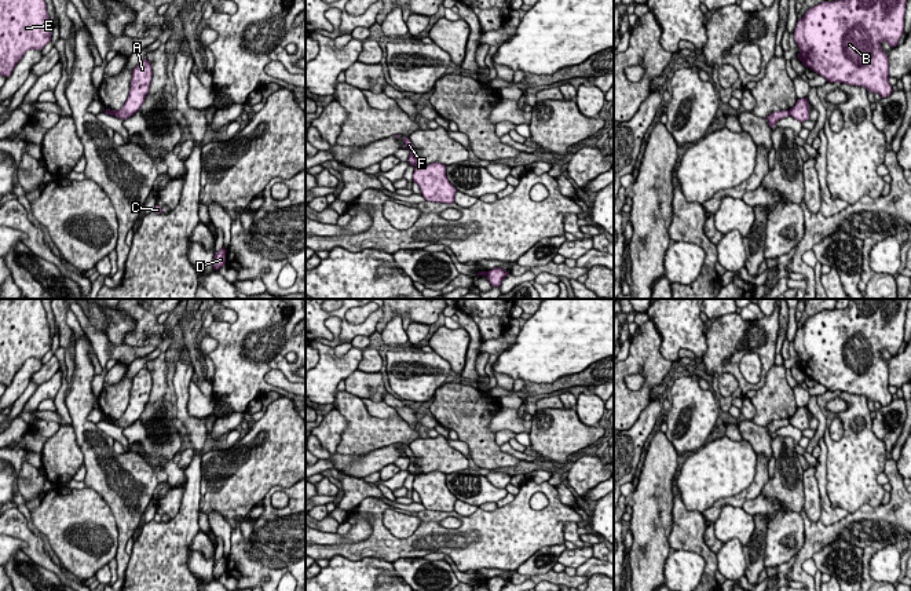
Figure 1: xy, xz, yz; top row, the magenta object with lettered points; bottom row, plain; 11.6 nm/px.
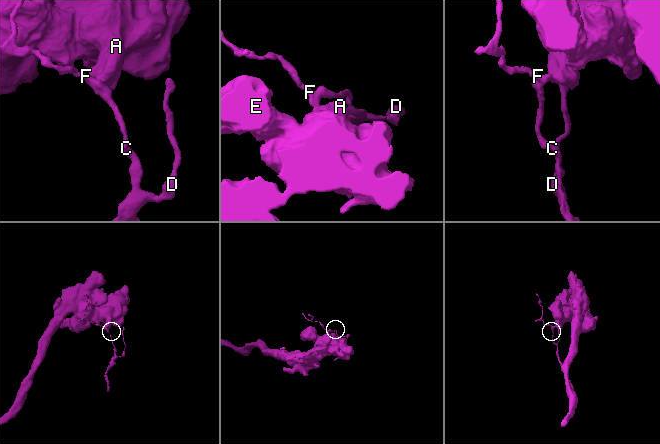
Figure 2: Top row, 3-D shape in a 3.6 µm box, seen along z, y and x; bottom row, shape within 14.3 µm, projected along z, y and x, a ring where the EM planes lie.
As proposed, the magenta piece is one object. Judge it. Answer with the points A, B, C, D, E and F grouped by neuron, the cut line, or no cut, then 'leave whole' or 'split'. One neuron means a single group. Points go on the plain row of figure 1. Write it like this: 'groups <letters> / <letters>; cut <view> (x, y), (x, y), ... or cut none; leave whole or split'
groups A B E / C D F; cut xz (420, 473), (416, 475); split

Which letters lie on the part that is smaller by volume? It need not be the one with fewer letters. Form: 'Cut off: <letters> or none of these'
Cut off: C, D, F

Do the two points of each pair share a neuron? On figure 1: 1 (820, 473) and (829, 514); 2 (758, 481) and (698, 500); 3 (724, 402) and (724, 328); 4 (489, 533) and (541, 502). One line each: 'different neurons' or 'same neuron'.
1: same neuron
2: different neurons
3: same neuron
4: different neurons

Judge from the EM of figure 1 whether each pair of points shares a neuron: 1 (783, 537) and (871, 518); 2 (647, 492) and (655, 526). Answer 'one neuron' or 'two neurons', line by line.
1: two neurons
2: one neuron

